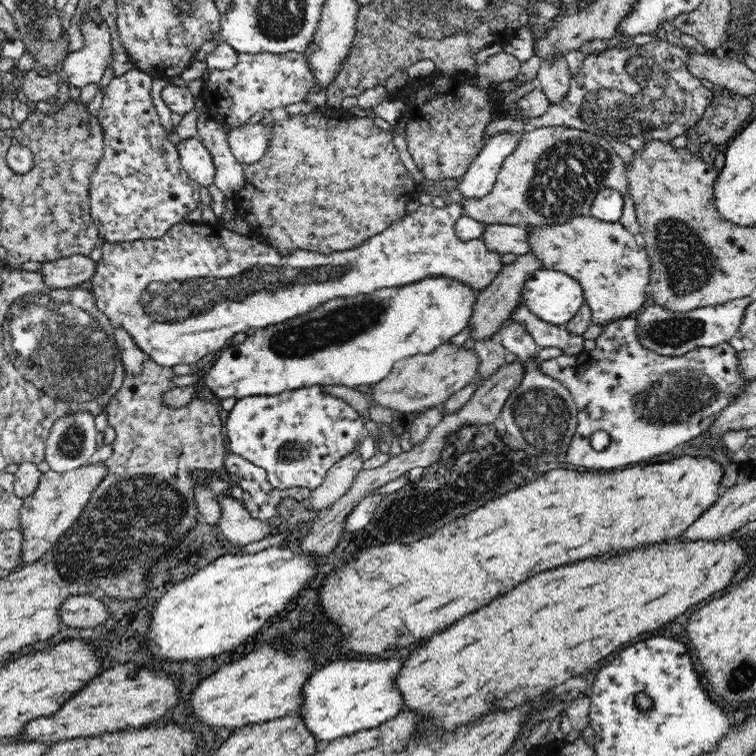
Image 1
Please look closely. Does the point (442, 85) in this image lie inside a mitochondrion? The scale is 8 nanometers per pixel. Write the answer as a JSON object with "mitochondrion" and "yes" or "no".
{"mitochondrion":"no"}

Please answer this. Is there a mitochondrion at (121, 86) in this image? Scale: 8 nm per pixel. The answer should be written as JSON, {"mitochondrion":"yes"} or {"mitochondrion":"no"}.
{"mitochondrion":"no"}

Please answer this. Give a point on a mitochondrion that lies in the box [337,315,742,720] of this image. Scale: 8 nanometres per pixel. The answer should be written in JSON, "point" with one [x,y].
{"point":[679,398]}

